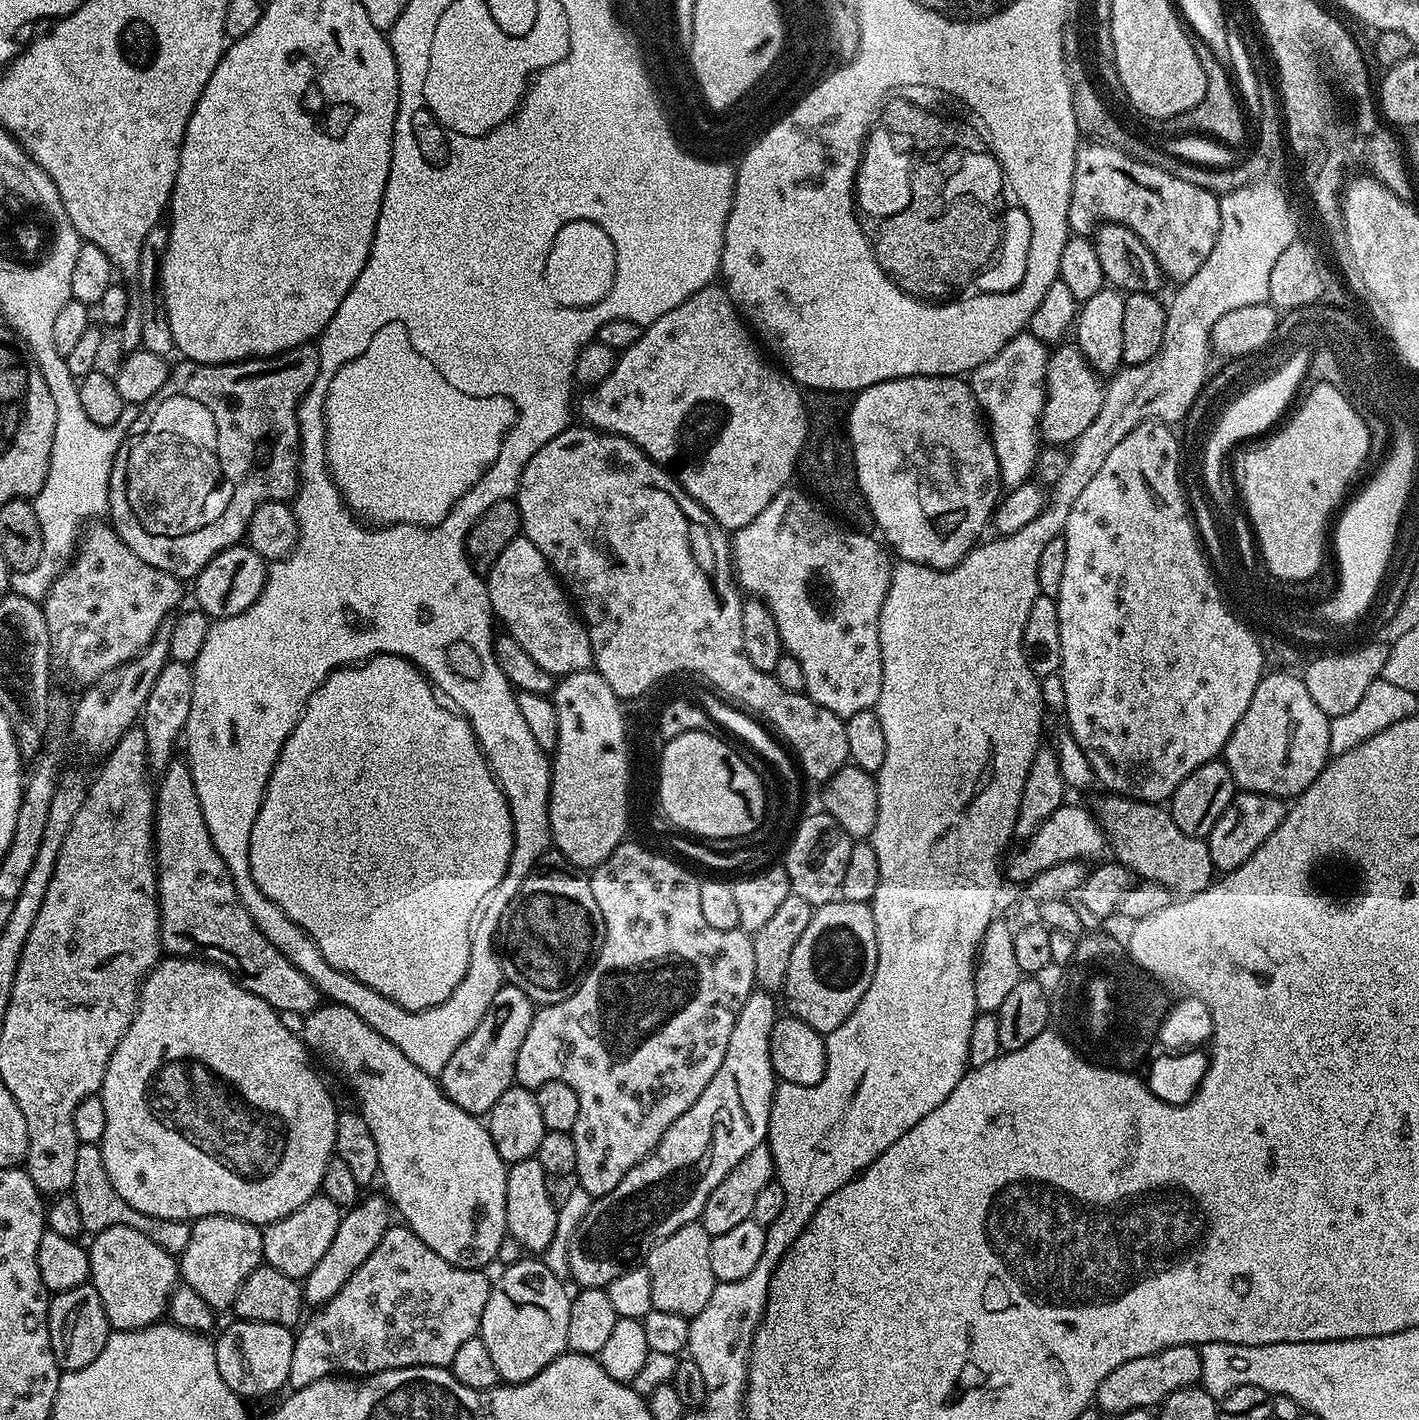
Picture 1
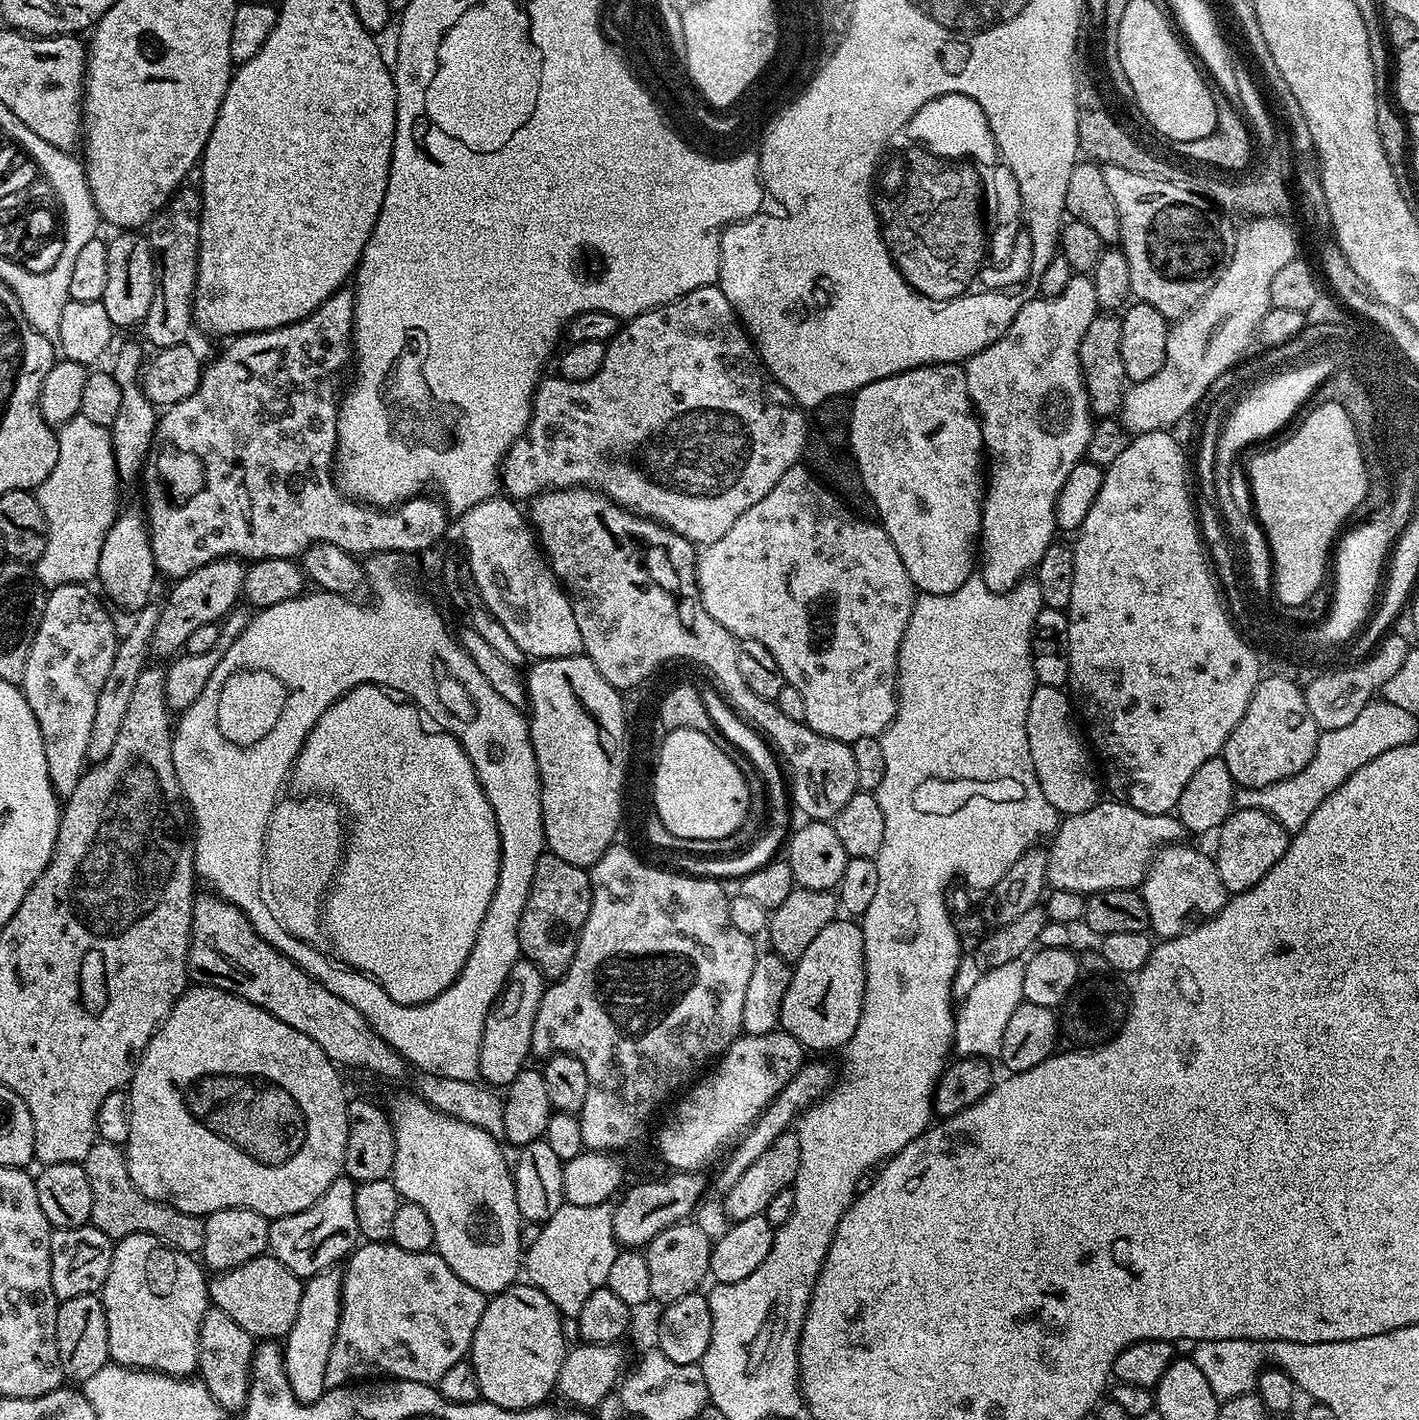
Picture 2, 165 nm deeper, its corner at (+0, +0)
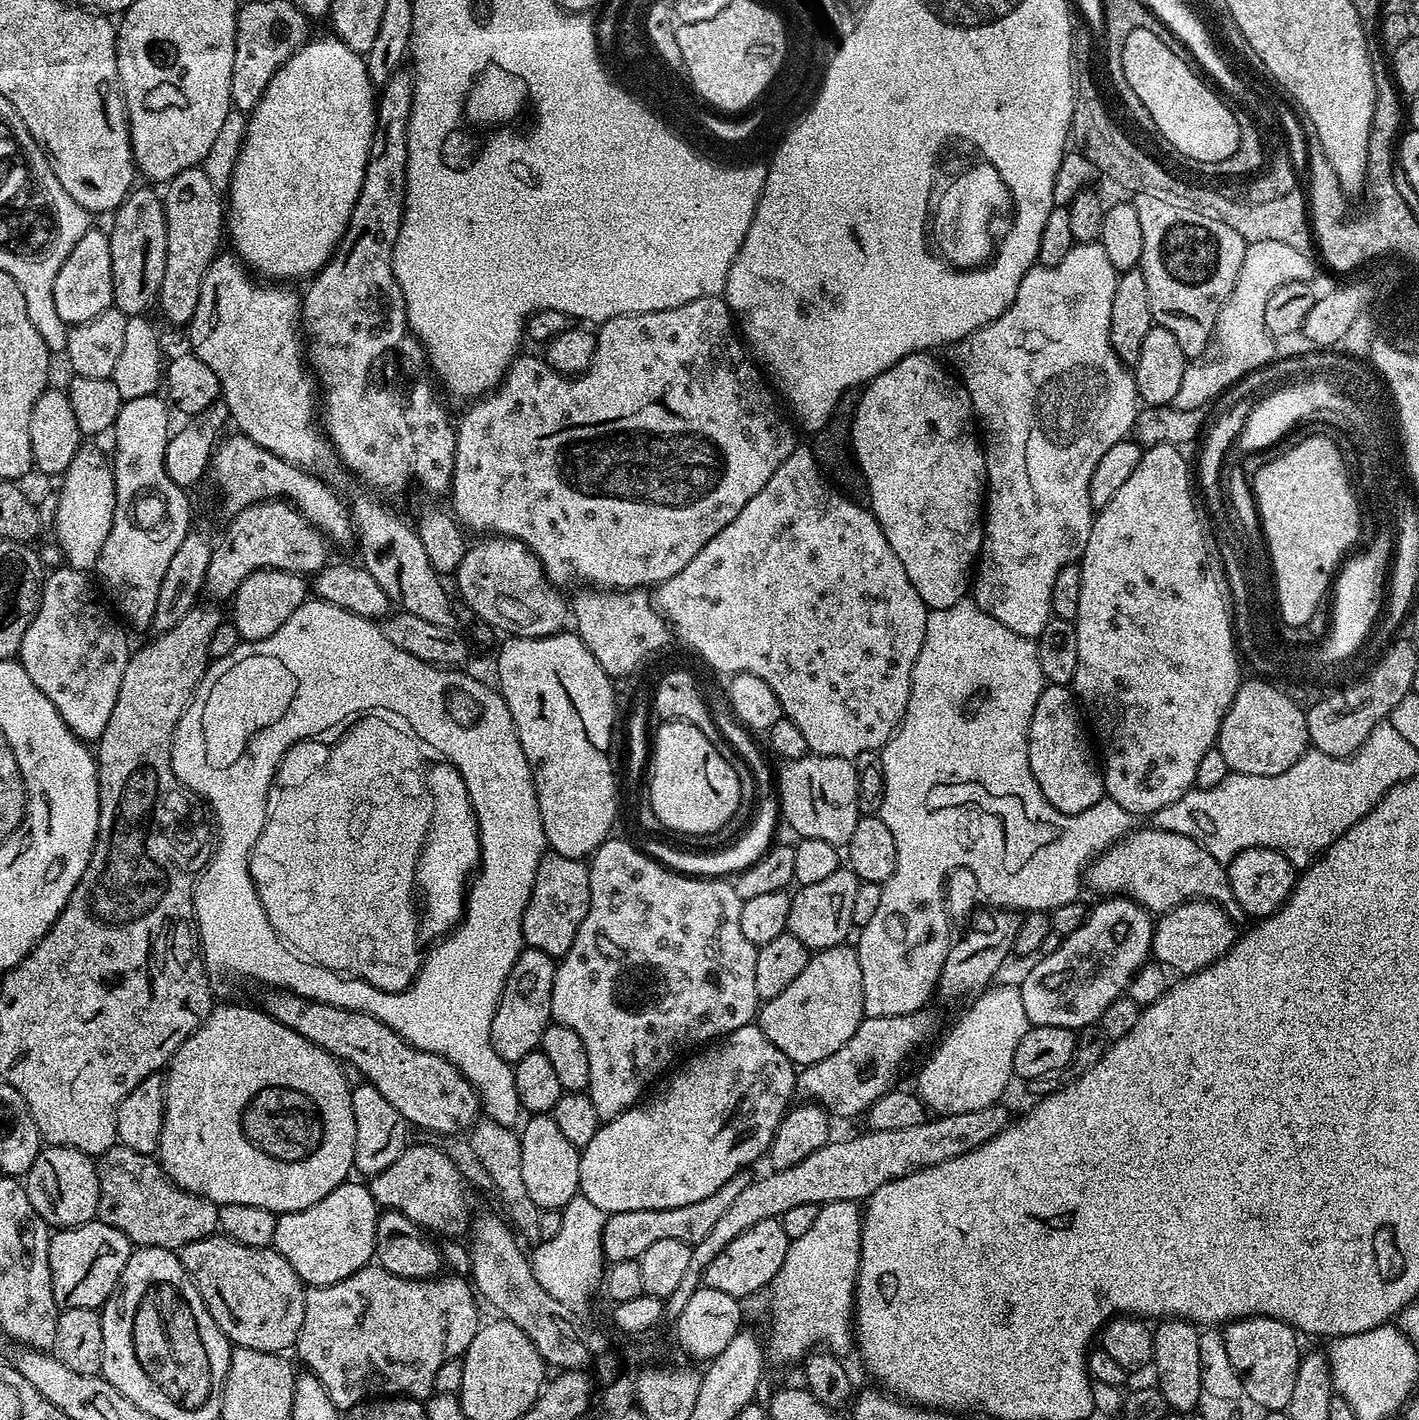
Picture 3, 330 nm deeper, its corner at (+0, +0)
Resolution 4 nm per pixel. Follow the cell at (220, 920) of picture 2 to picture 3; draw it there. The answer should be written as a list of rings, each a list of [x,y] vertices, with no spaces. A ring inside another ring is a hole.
[[[268,990],[265,993],[263,1011],[345,1065],[353,1064],[364,1075],[361,1077],[372,1083],[378,1094],[382,1094],[382,1098],[386,1098],[386,1102],[390,1102],[413,1129],[425,1128],[428,1132],[448,1136],[451,1132],[464,1132],[476,1124],[482,1112],[480,1097],[446,1058],[418,1050],[370,1014],[319,1004],[293,992]]]

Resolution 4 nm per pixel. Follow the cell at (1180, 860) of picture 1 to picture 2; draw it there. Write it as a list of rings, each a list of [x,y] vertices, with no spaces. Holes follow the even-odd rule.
[[[1177,842],[1175,844],[1166,844],[1162,848],[1157,848],[1156,855],[1152,858],[1152,863],[1148,866],[1148,872],[1144,876],[1144,882],[1140,885],[1139,894],[1142,899],[1146,902],[1146,910],[1150,910],[1150,928],[1154,933],[1157,932],[1157,937],[1160,938],[1171,938],[1174,936],[1180,936],[1189,926],[1195,925],[1197,922],[1203,922],[1210,916],[1217,916],[1224,905],[1228,903],[1230,899],[1230,893],[1226,886],[1222,886],[1222,878],[1218,878],[1218,866],[1216,865],[1215,859],[1211,855],[1208,856],[1204,852],[1199,852],[1196,848],[1191,848],[1188,842]]]

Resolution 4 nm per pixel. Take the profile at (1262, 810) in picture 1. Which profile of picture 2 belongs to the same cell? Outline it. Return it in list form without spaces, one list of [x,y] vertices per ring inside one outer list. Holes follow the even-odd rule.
[[[1236,808],[1226,817],[1218,829],[1214,859],[1218,866],[1218,878],[1229,893],[1245,892],[1254,887],[1286,854],[1290,834],[1270,814],[1257,808]]]

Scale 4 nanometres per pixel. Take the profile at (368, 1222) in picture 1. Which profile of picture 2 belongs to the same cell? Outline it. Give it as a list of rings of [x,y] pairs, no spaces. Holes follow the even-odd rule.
[[[333,1266],[317,1276],[307,1277],[303,1285],[298,1318],[294,1318],[294,1326],[283,1337],[282,1351],[286,1382],[294,1398],[299,1404],[312,1404],[326,1391],[326,1361],[330,1358],[330,1346],[334,1346],[334,1334],[338,1334],[344,1277],[339,1267]]]

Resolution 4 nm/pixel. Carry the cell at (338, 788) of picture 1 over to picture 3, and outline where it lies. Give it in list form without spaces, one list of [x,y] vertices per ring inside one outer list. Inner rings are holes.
[[[439,762],[427,771],[428,788],[432,791],[432,827],[429,829],[427,845],[428,852],[434,855],[434,862],[428,854],[421,855],[416,865],[416,882],[422,893],[422,924],[430,935],[435,938],[443,937],[459,925],[464,915],[466,903],[466,885],[470,877],[477,871],[480,862],[480,823],[476,821],[476,815],[470,802],[470,794],[466,790],[466,782],[462,782],[462,774],[453,764]]]

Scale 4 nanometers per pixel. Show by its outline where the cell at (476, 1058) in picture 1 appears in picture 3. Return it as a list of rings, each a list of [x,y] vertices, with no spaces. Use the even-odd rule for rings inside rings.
[[[525,947],[518,954],[504,983],[494,1022],[490,1026],[490,1042],[498,1058],[515,1062],[539,1049],[542,1034],[552,1020],[550,998],[556,977],[556,966],[557,961],[542,950]]]

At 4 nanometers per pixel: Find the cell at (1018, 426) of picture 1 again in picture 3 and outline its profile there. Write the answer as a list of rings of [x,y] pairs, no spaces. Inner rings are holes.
[[[1099,242],[1072,245],[1070,254],[1058,262],[1058,266],[1037,266],[1031,268],[1022,278],[1022,286],[1018,286],[1018,294],[1014,302],[994,322],[974,330],[970,335],[955,345],[956,368],[958,379],[970,394],[970,402],[979,431],[982,433],[982,447],[988,478],[986,481],[986,515],[983,517],[984,541],[980,547],[978,567],[974,572],[974,603],[990,618],[1002,622],[1014,634],[1038,637],[1042,634],[1042,626],[1052,616],[1052,591],[1054,578],[1058,578],[1058,570],[1067,564],[1075,564],[1084,554],[1084,547],[1090,538],[1094,509],[1090,500],[1090,480],[1095,467],[1102,459],[1102,454],[1119,440],[1125,439],[1133,431],[1138,411],[1136,394],[1136,378],[1129,365],[1118,358],[1114,346],[1110,342],[1110,306],[1114,303],[1114,290],[1118,271],[1106,256],[1106,251]]]

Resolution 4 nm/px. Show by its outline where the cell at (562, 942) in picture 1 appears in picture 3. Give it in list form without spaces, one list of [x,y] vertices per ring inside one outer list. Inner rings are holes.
[[[549,851],[540,860],[532,893],[522,914],[522,934],[527,947],[542,950],[553,958],[563,958],[574,946],[578,926],[590,910],[590,874],[584,860],[575,860]]]

